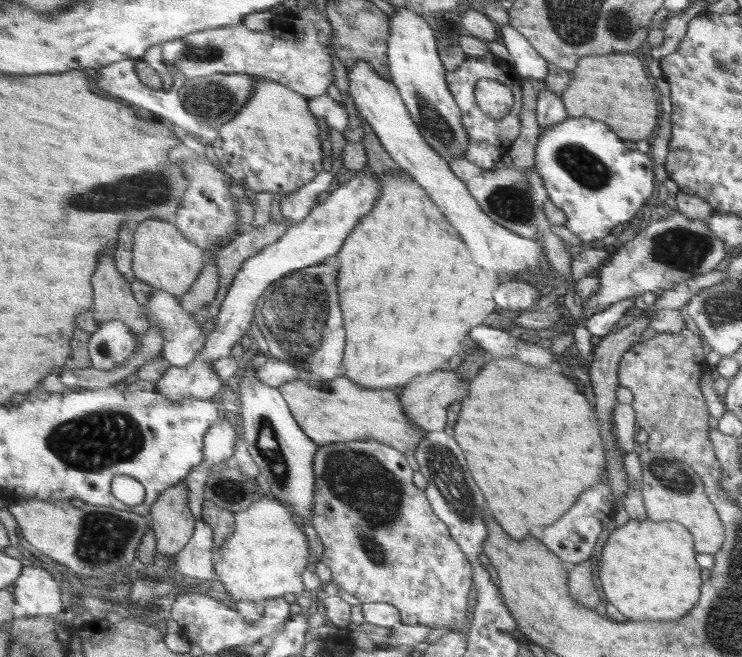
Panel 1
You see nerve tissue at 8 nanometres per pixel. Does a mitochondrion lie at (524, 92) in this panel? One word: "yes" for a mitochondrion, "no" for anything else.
no

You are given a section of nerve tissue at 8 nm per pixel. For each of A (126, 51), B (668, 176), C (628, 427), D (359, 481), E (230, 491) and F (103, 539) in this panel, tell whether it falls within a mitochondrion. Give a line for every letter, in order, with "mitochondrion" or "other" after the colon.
A: other
B: other
C: other
D: mitochondrion
E: mitochondrion
F: mitochondrion

